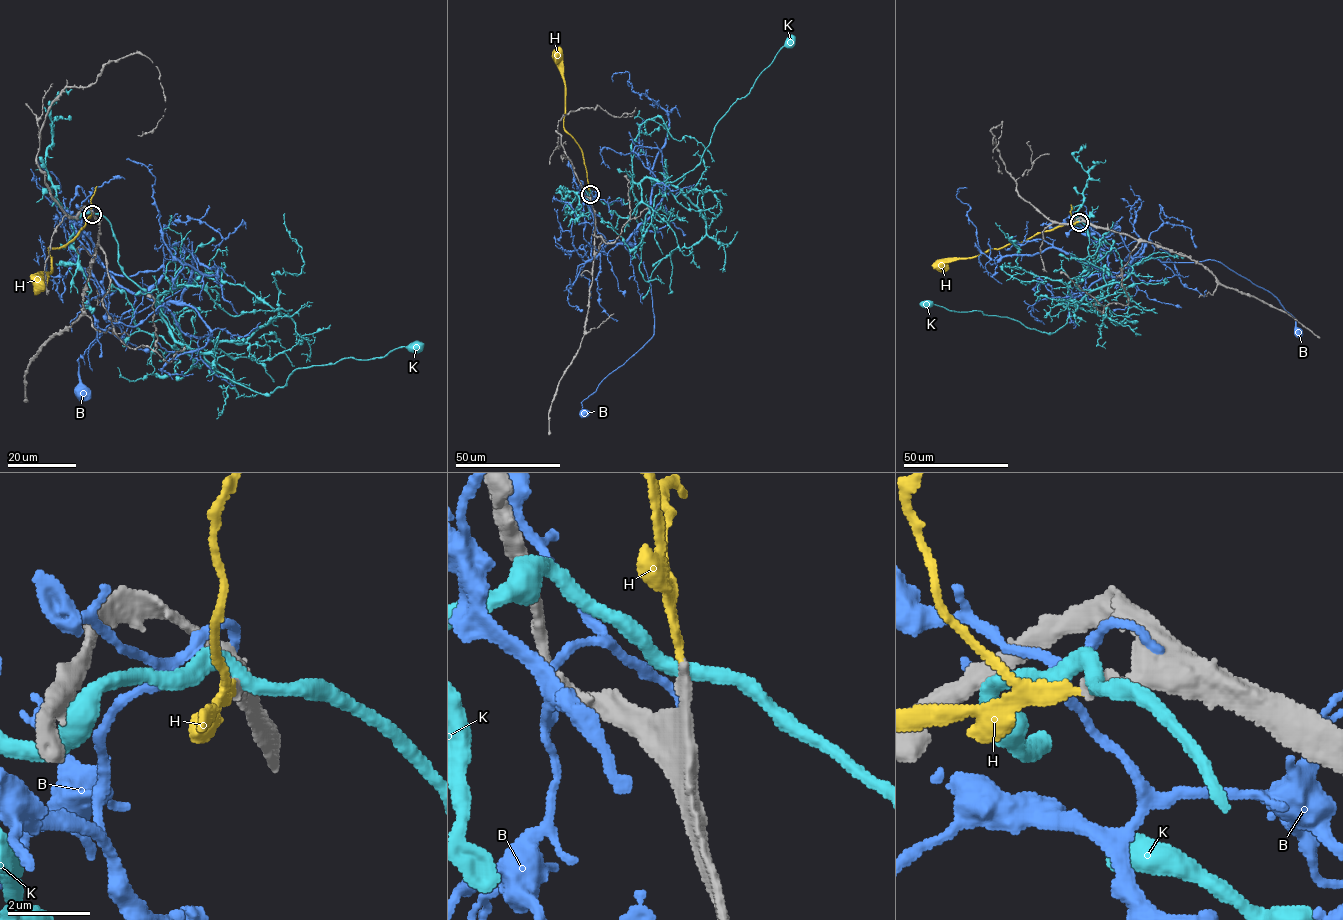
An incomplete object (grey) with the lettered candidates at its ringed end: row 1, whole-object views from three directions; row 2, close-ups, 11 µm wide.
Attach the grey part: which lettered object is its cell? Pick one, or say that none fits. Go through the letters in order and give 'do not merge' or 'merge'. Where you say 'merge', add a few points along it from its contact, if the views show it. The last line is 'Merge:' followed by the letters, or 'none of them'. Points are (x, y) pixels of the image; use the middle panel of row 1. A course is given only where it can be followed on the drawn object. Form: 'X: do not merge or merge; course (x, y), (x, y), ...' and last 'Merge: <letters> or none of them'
B: do not merge
H: merge; course (590, 194), (582, 151), (564, 127), (565, 87), (557, 55)
K: do not merge
Merge: H

